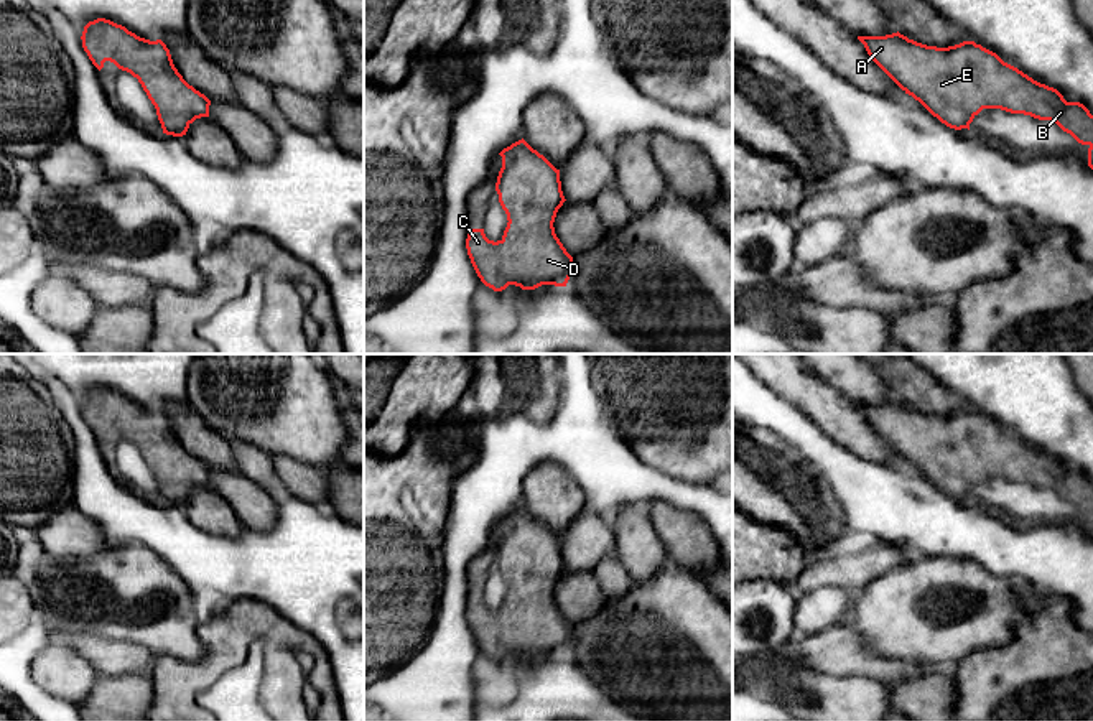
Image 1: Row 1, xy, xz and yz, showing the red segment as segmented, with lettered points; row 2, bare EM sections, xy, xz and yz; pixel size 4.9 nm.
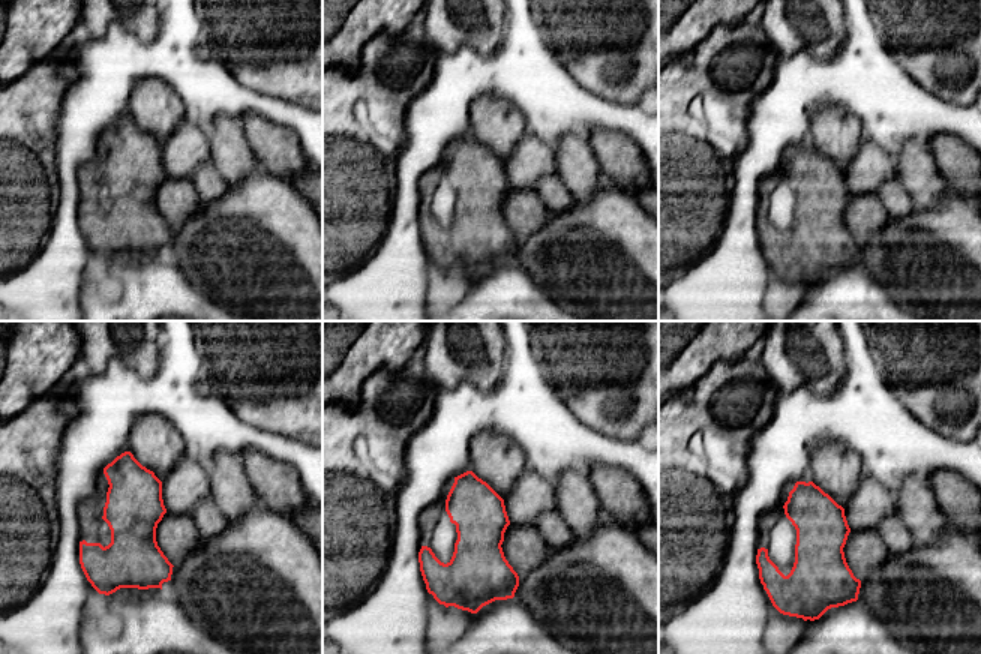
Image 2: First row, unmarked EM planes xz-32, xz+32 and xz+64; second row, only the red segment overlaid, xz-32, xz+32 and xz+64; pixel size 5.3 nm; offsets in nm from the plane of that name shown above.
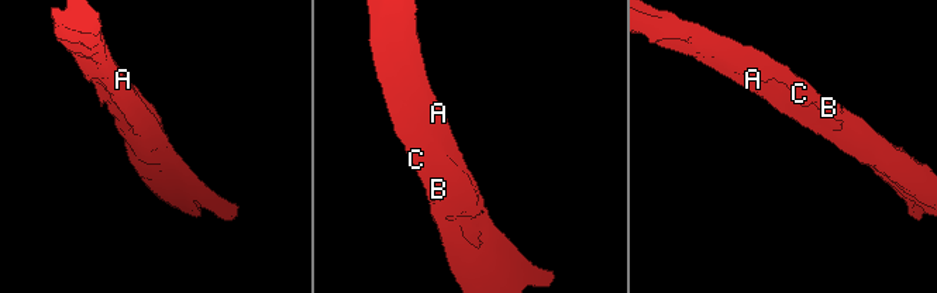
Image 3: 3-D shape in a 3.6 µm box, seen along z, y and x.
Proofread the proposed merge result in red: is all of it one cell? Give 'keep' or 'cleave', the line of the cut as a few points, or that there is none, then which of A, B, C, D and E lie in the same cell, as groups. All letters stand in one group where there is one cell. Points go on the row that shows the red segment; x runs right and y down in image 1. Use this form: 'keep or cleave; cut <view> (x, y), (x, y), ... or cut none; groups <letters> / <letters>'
keep; cut none; groups A B C D E

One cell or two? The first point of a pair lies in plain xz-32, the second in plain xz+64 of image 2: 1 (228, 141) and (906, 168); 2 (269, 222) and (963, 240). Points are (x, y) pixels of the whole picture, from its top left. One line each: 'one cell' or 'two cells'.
1: one cell
2: one cell

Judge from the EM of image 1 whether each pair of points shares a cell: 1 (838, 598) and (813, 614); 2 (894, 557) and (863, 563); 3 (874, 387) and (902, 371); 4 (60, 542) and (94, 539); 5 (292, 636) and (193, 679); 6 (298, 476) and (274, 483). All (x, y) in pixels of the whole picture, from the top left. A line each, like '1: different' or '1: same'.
1: same
2: same
3: different
4: same
5: same
6: different

